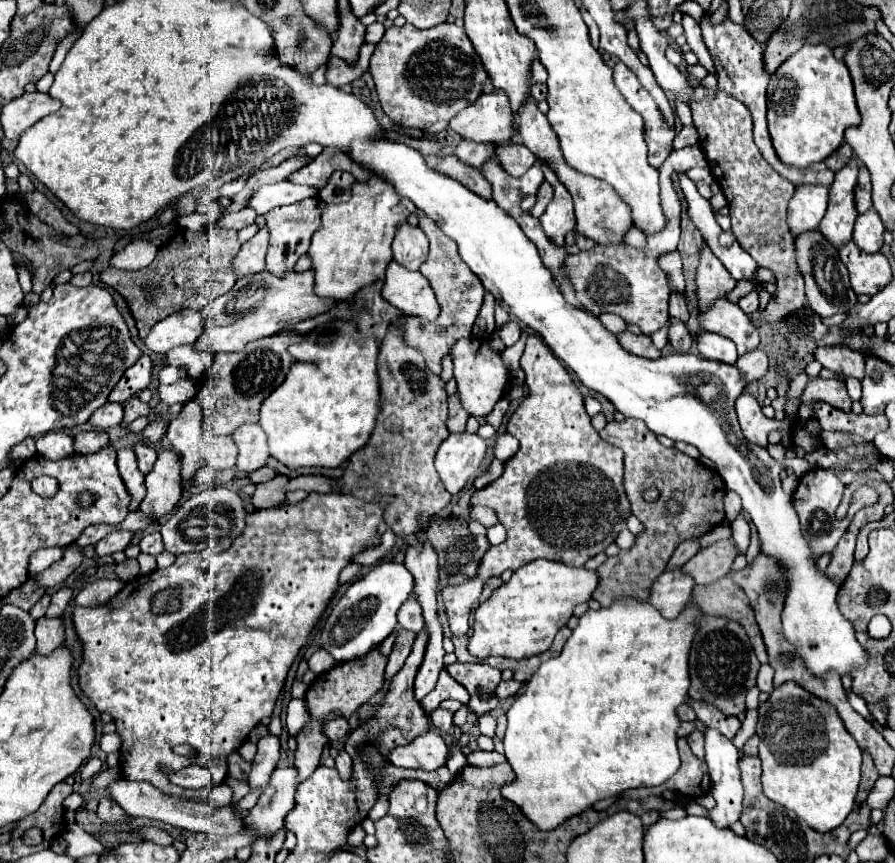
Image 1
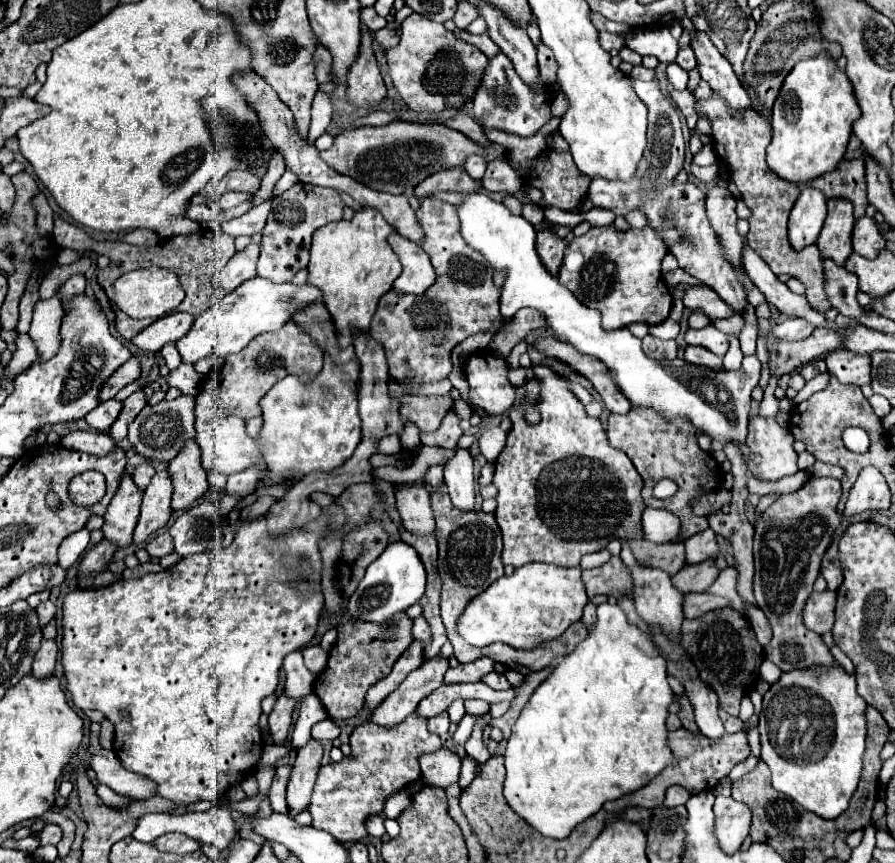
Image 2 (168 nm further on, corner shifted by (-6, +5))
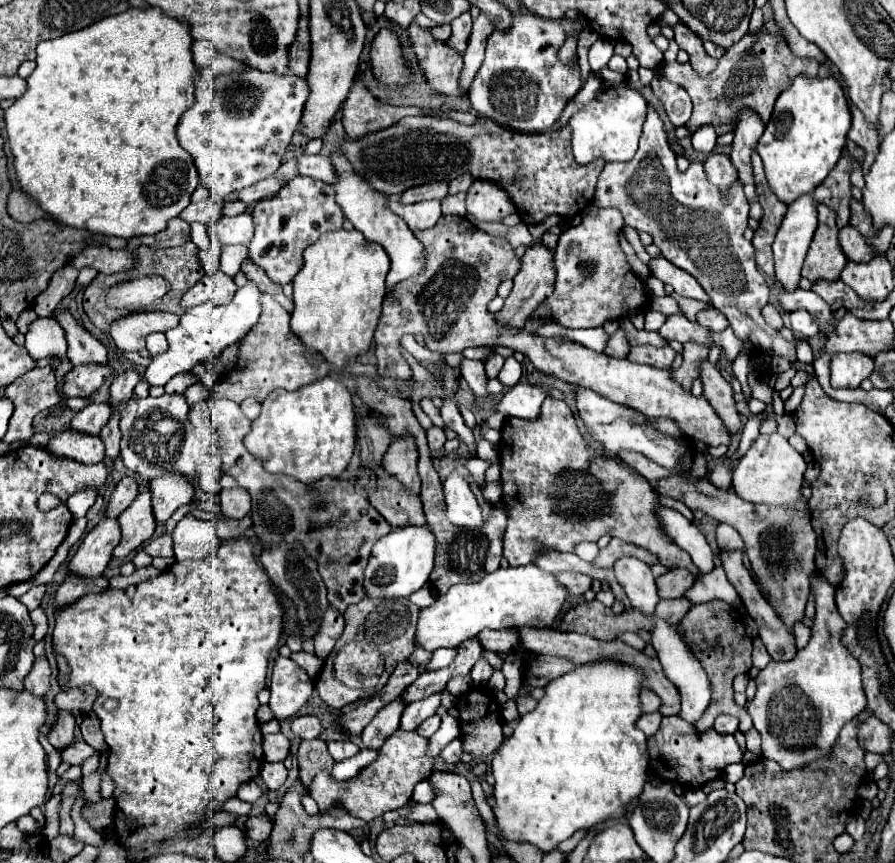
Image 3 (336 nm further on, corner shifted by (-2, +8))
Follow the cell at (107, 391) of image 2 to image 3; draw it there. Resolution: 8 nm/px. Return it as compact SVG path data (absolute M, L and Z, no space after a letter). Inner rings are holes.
M80 365L62 377L60 389L66 397L88 397L112 375L114 371L108 365Z

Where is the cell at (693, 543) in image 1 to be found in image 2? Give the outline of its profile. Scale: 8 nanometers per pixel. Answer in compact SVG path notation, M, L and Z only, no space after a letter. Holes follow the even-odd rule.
M632 540L632 550L638 562L660 568L674 576L686 564L686 546L682 542L674 544L654 544L648 540Z

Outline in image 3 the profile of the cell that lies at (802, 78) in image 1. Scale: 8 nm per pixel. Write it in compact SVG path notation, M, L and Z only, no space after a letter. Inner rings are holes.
M798 75L790 89L786 89L774 107L772 119L766 123L766 129L762 137L758 139L758 155L762 157L768 187L772 193L786 205L794 203L800 195L806 195L814 191L816 185L820 185L826 175L832 171L832 167L838 163L842 149L846 145L846 133L850 129L850 107L844 97L842 87L834 77L826 79L806 79L804 75Z

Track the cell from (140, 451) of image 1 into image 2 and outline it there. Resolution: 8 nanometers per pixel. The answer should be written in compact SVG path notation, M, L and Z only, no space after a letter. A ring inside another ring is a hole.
M142 462L142 464L136 466L136 470L134 470L134 482L138 484L138 488L144 490L144 488L150 484L150 480L152 480L154 474L156 474L156 470L154 470L152 462Z

